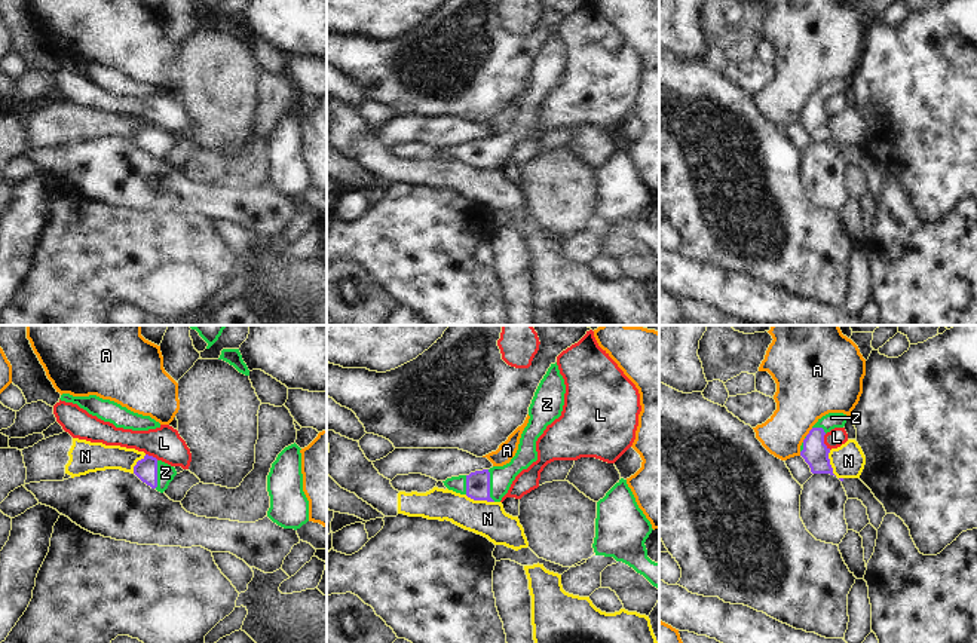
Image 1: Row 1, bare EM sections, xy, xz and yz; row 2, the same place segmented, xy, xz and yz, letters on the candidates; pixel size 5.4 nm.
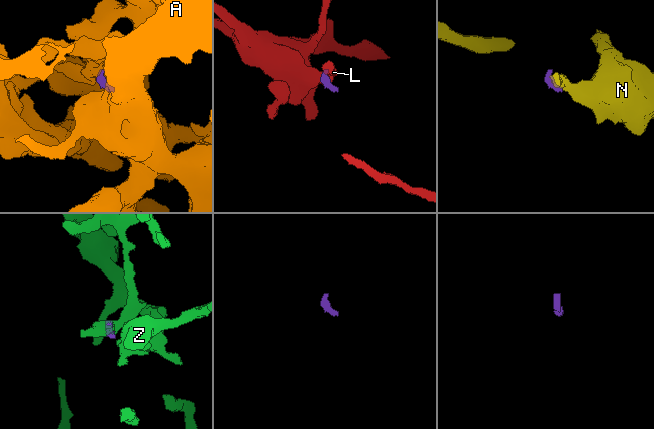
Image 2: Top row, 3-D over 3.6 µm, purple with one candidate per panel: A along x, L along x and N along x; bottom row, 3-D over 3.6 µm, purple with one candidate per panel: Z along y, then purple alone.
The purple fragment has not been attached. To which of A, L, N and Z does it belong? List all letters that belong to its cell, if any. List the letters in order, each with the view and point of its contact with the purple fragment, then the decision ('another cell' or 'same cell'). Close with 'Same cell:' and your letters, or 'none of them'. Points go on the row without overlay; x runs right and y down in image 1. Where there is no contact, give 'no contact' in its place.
A: meets purple in yz at (809, 100); another cell
L: meets purple in yz at (823, 109); another cell
N: meets purple in xz at (480, 167); another cell
Z: meets purple in xz at (489, 153); same cell
Same cell: Z

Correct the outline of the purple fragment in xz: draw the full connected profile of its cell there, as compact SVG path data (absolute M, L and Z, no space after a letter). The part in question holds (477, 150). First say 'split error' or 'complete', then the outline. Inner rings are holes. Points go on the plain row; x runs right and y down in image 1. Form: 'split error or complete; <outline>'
split error; M551 31L540 48L529 74L529 91L524 95L518 117L509 131L469 143L447 146L444 153L474 168L500 169L515 144L537 128L536 108L548 92L561 83L566 52L558 33Z

